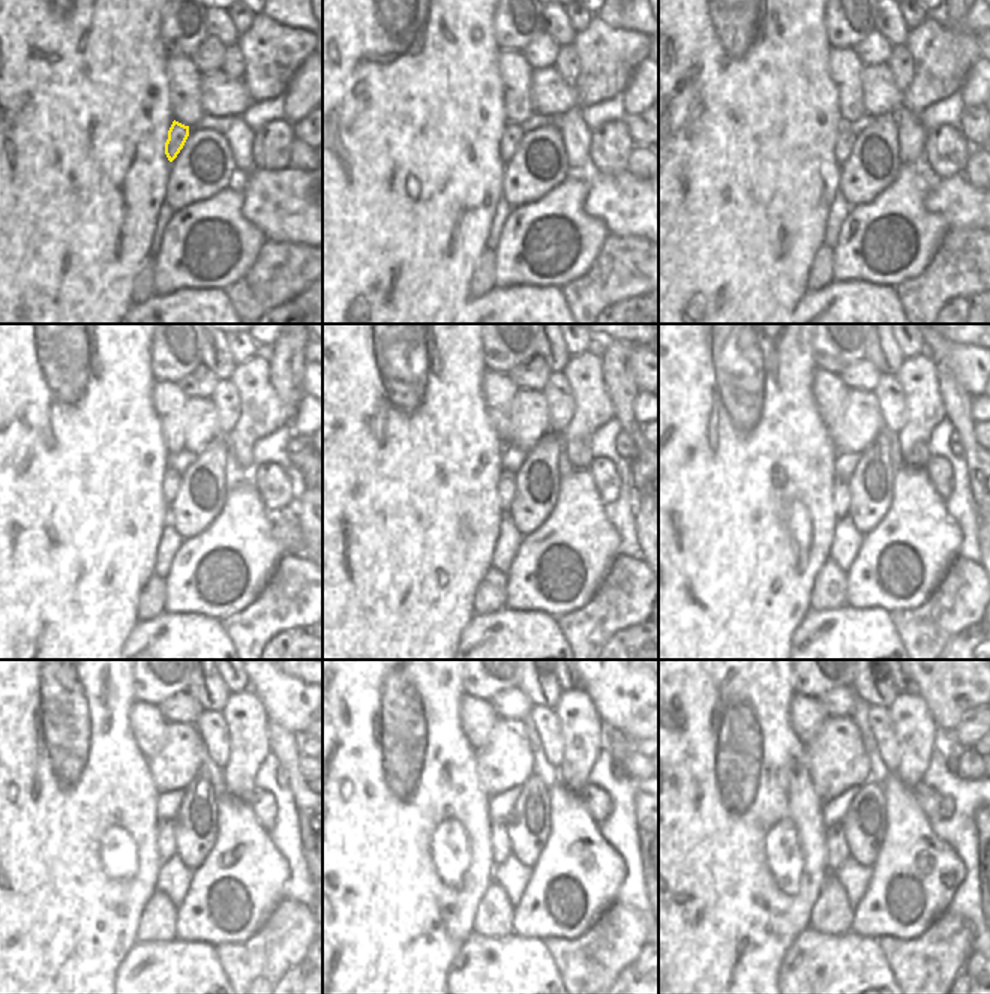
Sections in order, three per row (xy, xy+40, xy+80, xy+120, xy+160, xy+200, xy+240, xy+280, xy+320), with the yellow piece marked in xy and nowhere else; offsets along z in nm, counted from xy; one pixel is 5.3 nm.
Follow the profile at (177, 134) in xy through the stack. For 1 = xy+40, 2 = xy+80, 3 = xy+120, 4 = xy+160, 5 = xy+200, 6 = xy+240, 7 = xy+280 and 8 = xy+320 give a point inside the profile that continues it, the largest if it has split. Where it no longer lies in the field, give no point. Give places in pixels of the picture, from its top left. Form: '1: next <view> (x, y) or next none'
1: next xy+40 (513, 134)
2: next xy+80 (846, 138)
3: next xy+120 (171, 480)
4: next xy+160 (506, 486)
5: next xy+200 (840, 489)
6: next xy+240 (165, 829)
7: next xy+280 (500, 840)
8: next xy+320 (836, 849)

